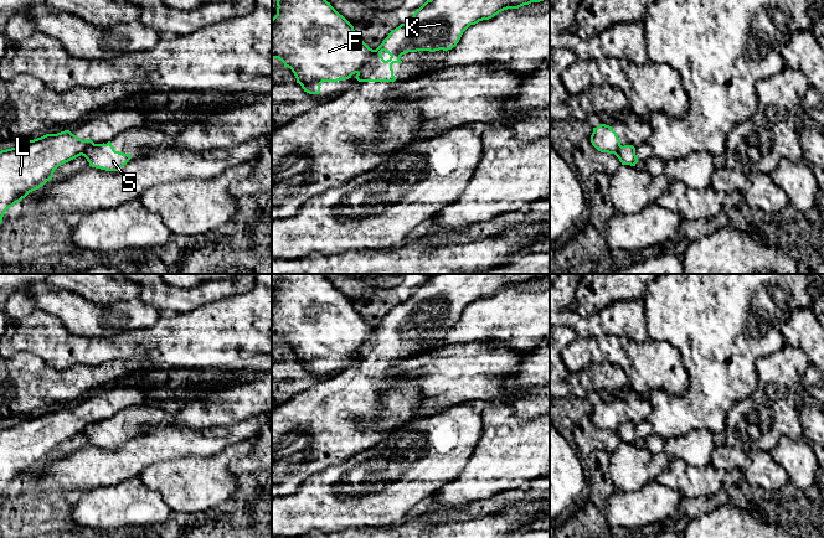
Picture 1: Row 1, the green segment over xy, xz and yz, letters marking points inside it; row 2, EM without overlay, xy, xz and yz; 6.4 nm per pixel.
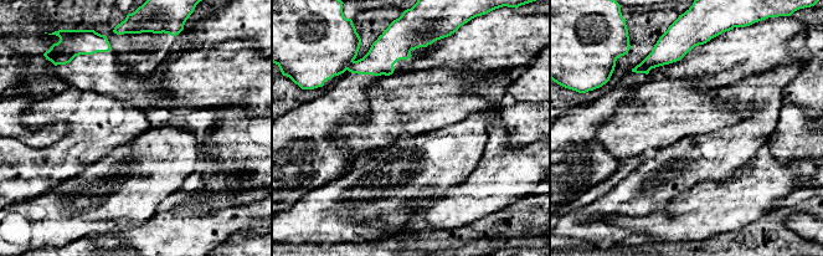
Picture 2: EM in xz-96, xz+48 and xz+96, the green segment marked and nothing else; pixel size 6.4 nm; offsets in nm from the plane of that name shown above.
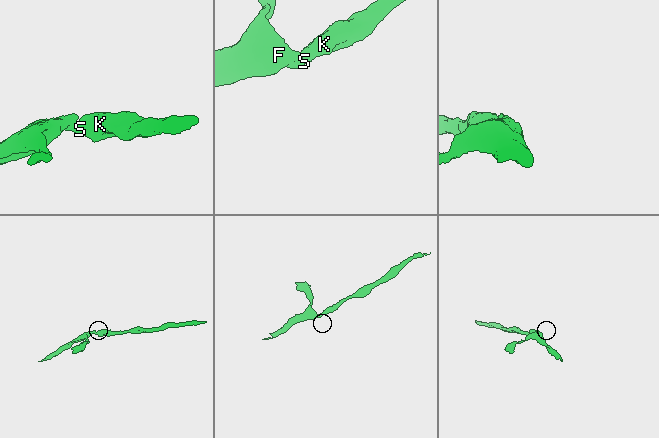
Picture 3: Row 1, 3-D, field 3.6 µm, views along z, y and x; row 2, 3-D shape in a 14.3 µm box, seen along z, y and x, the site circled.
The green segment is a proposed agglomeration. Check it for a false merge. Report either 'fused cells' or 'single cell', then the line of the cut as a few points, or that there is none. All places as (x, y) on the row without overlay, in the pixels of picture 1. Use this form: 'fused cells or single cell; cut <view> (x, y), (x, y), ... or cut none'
fused cells; cut xz (375, 327), (371, 336), (356, 350)

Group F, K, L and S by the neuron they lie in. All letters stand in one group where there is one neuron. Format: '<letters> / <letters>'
F L / K S

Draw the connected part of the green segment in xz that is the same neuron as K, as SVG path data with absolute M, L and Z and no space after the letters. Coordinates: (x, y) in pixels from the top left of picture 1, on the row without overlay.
M433 274L405 301L392 307L375 327L372 336L357 348L359 359L395 359L392 342L402 341L402 332L417 329L448 329L457 324L463 310L479 299L489 298L508 286L540 280L549 274Z

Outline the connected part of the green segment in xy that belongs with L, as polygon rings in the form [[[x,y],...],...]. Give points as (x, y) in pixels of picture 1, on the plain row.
[[[69,408],[46,412],[0,429],[0,502],[5,490],[52,457],[55,448],[94,423]]]

